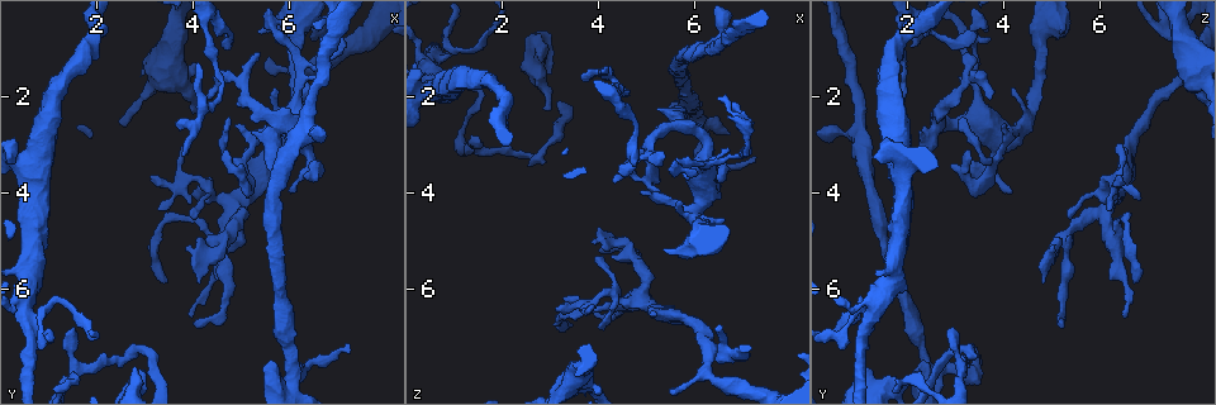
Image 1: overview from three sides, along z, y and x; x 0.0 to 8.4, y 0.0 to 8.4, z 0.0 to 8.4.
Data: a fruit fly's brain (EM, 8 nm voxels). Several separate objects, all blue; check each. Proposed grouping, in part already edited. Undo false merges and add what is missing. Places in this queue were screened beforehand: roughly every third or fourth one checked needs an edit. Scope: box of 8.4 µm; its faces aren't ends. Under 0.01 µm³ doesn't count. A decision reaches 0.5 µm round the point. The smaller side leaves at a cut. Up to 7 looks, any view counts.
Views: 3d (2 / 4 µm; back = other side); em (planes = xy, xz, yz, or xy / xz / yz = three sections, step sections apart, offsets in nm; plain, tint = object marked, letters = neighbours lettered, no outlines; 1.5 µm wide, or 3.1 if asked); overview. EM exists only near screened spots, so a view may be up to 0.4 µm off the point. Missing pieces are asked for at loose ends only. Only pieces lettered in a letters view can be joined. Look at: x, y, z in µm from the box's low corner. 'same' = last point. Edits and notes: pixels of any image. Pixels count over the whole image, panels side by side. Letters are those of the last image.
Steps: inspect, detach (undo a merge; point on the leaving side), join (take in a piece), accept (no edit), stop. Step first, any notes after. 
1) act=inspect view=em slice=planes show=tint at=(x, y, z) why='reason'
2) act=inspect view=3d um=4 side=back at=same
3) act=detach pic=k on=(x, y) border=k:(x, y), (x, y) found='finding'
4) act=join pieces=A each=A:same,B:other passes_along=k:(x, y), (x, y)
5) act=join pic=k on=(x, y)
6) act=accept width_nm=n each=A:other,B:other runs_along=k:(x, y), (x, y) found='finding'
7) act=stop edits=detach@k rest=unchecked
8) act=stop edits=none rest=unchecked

act=inspect view=em slice=planes show=letters at=(3.85, 3.00, 6.40) why='thin end'

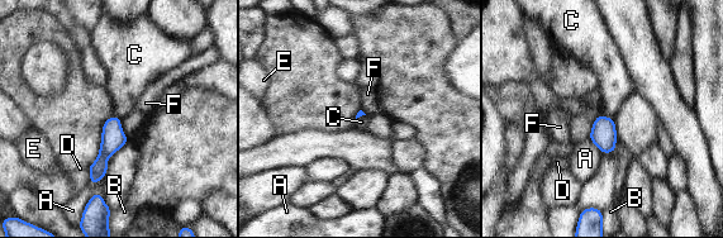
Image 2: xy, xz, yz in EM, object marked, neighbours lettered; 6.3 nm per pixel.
act=accept longest_contact=A:150nm each=A:other,B:other,C:other,D:other,E:other,F:other found='none of them fits'

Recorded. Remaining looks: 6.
act=inspect view=em slice=xz step=8 show=tint at=(6.20, 1.50, 3.45) why='sudden change in width'

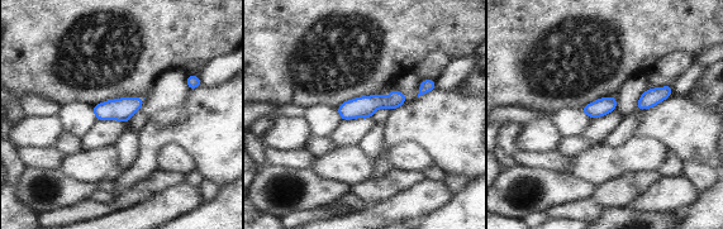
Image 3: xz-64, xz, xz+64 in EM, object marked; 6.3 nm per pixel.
act=inspect view=em slice=planes show=letters at=same

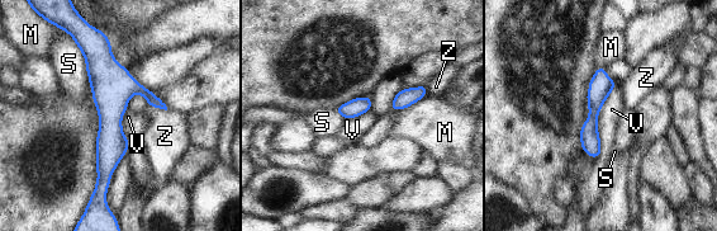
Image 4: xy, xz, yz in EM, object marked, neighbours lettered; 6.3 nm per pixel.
act=accept longest_contact=S:360nm each=M:other,S:other,V:other,Z:other border=4:(612, 92), (603, 103), (597, 122) found='one neuron here'

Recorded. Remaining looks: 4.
act=inspect view=3d um=4 at=(6.35, 7.60, 3.45) why='sharp bend'

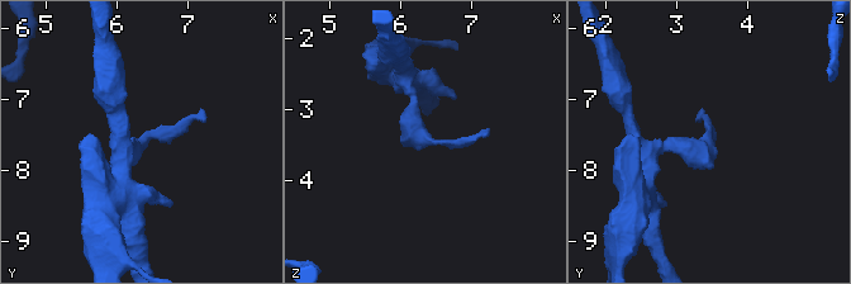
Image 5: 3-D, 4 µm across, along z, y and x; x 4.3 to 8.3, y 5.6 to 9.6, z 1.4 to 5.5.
act=inspect view=em slice=xy step=4 show=tint at=(6.40, 7.60, 3.45)

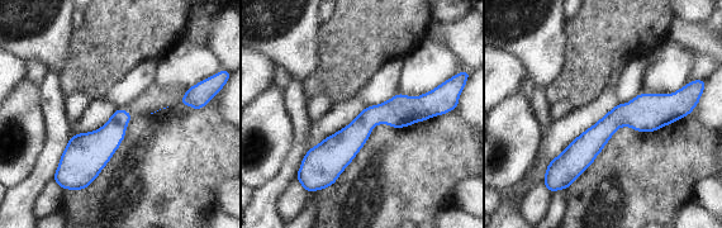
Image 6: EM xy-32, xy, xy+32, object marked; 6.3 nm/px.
act=inspect view=em slice=planes show=letters at=same

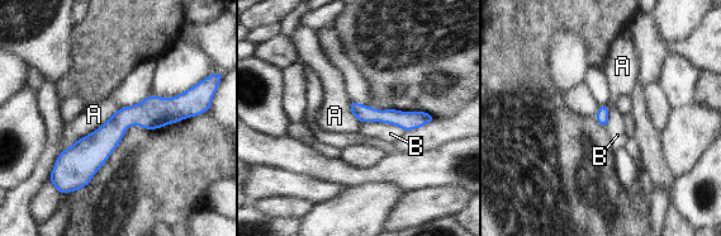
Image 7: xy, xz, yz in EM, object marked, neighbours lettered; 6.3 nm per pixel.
act=accept longest_contact=A:480nm each=A:other,B:other border=7:(363, 122), (394, 123), (404, 131) found='one neuron here'

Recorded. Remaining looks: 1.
act=stop edits=none rest=unchecked

